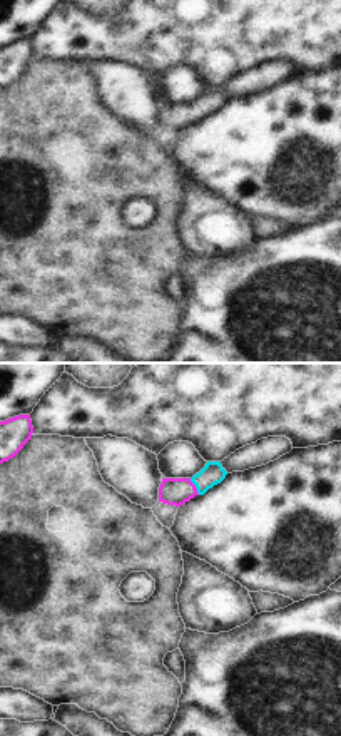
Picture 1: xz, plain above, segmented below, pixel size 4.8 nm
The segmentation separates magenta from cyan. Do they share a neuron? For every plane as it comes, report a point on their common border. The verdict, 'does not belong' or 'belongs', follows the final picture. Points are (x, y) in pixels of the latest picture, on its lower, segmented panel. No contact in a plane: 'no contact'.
contact (194, 487)

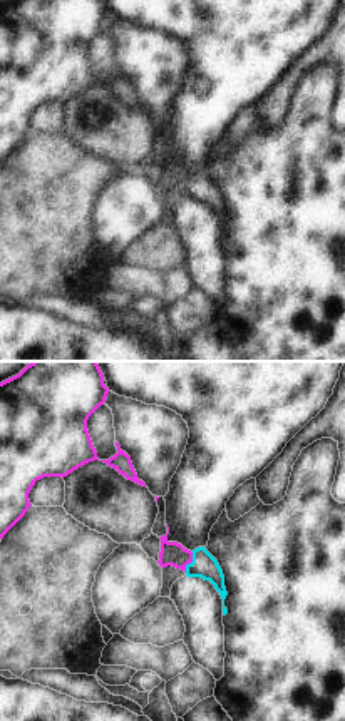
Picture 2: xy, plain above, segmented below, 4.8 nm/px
contact (190, 562)

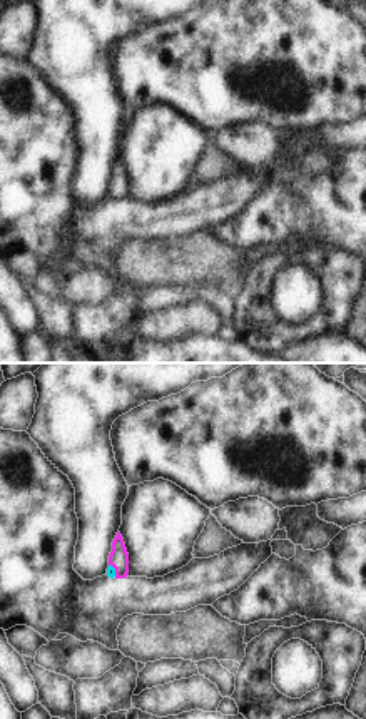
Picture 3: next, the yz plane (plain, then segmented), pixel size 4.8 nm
contact (116, 571)

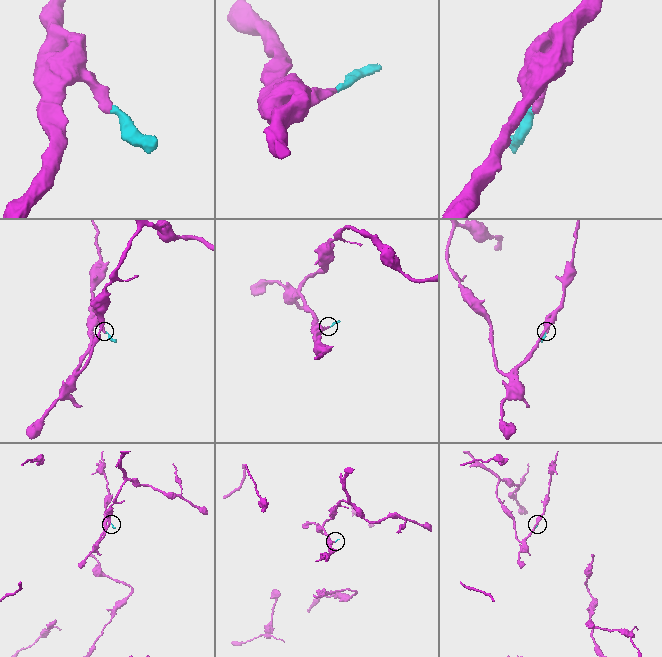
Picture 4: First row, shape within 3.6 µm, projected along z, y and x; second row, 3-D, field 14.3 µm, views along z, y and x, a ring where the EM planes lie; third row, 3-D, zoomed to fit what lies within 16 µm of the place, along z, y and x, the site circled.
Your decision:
belongs

